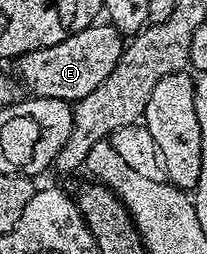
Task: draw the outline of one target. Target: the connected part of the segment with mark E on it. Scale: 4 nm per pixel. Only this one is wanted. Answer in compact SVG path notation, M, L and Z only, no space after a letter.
M99 24L86 25L81 31L70 33L59 43L22 55L23 81L31 88L30 92L34 96L74 103L85 99L89 91L93 91L100 83L105 83L105 79L109 79L123 54L125 37L114 25Z

